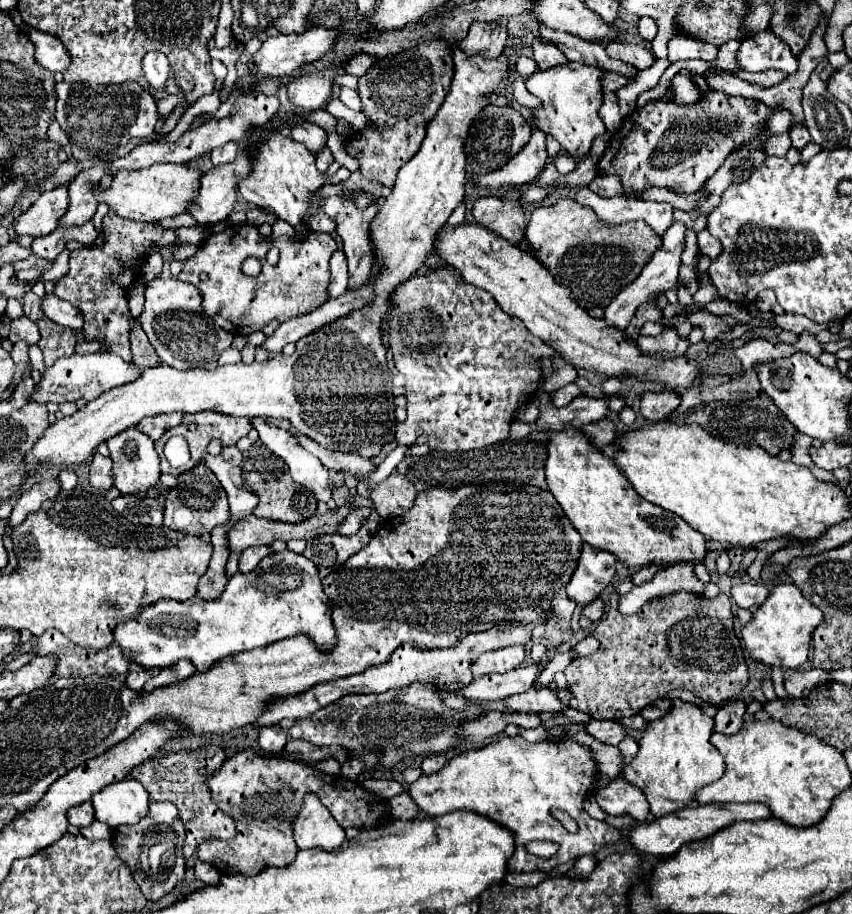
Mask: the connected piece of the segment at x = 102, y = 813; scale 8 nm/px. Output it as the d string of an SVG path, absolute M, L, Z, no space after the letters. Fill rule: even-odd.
M122 779L110 783L92 795L96 819L116 829L120 825L134 825L148 813L150 795L140 781Z

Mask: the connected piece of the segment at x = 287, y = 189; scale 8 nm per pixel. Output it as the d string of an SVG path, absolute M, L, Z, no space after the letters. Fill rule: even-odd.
M274 133L274 137L270 137L270 141L262 145L262 149L258 149L254 175L240 181L238 189L248 203L272 211L278 219L290 223L294 227L294 241L302 241L312 233L312 229L308 229L306 225L306 217L312 207L312 195L322 185L345 182L350 175L350 171L345 167L341 167L332 176L322 175L316 169L316 157L306 149L306 145L290 139L284 133Z

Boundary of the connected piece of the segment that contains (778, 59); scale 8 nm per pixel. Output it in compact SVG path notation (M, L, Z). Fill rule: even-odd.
M770 29L758 31L746 41L742 41L736 51L738 69L742 71L764 71L764 69L780 69L788 75L794 75L798 69L796 57L790 53L790 47L774 37Z

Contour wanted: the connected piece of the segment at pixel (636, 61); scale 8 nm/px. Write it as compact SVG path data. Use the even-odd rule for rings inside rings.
M612 41L606 45L606 51L612 59L620 59L624 63L634 65L636 69L648 69L654 63L654 55L650 49L644 45L634 45L634 43L622 43L622 41Z

